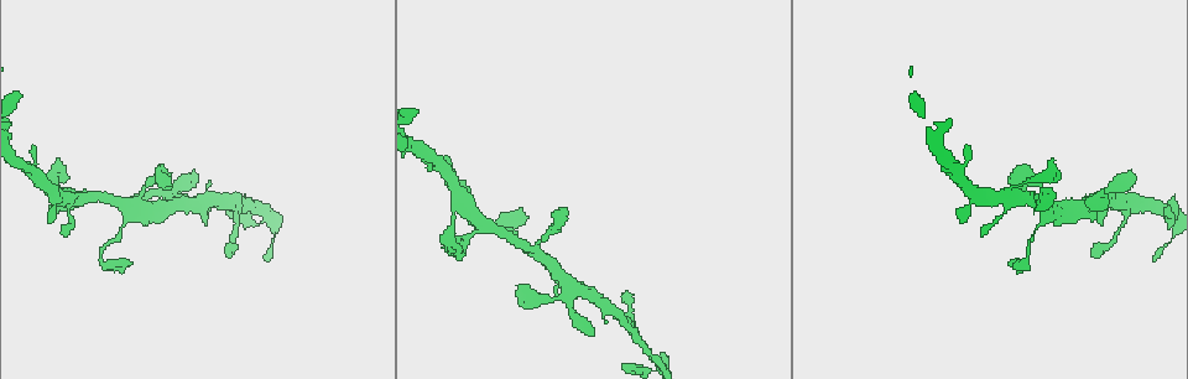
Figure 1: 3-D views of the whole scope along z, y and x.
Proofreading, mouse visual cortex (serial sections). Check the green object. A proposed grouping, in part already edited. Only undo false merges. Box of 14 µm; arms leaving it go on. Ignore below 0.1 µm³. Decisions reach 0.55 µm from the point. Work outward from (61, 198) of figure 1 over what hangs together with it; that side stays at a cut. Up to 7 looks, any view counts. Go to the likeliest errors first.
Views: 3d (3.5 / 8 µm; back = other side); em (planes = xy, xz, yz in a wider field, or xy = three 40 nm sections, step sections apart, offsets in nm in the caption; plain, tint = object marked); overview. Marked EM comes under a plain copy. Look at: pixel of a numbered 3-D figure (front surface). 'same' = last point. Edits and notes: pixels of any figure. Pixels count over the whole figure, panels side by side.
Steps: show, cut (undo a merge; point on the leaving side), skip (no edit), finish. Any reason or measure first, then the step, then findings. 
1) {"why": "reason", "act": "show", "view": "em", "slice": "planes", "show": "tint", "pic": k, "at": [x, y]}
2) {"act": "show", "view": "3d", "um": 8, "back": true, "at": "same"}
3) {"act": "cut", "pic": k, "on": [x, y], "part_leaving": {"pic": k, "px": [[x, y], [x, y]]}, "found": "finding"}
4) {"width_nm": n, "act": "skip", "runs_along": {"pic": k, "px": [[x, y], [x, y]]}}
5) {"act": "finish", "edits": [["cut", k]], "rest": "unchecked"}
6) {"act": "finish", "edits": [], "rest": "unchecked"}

{"why": "four or more arms meet", "act": "show", "view": "3d", "um": 3.5, "pic": 1, "at": [521, 241]}

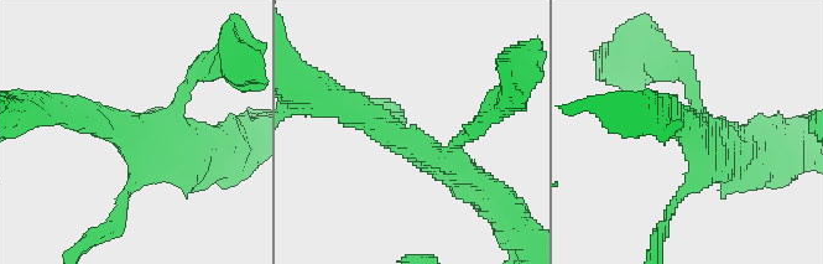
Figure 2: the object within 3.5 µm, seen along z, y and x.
{"act": "show", "view": "em", "slice": "xy", "step": 3, "show": "tint", "pic": 2, "at": [694, 138]}

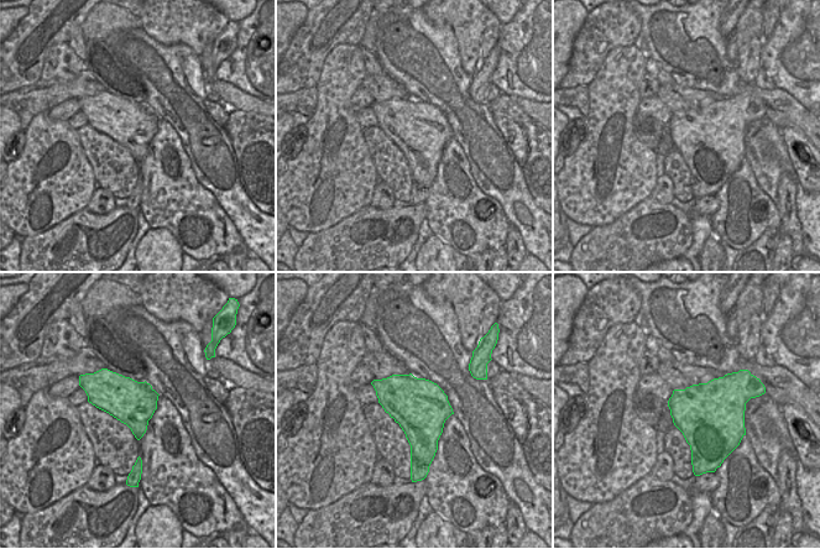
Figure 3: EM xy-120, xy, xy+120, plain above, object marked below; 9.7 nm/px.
{"arm_widths_nm": [150, 200, 350, 400], "act": "skip", "found": "one cell here"}

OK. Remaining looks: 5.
{"why": "side arm on a straight run", "act": "show", "view": "3d", "um": 8, "pic": 1, "at": [625, 323]}

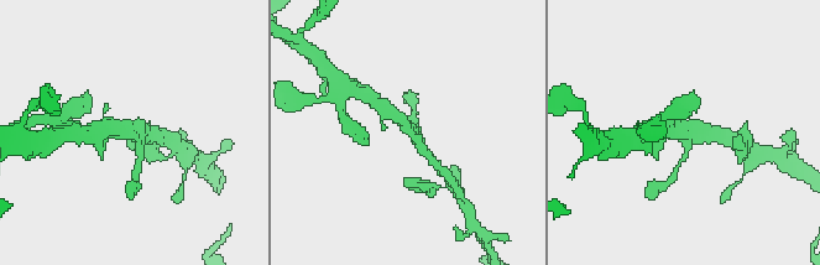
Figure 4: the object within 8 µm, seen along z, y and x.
{"arms": 3, "arm_widths_nm": [150, 300, 350], "why": "shape alone is not enough", "act": "show", "view": "em", "slice": "xy", "step": 1, "show": "tint", "pic": 4, "at": [135, 132]}

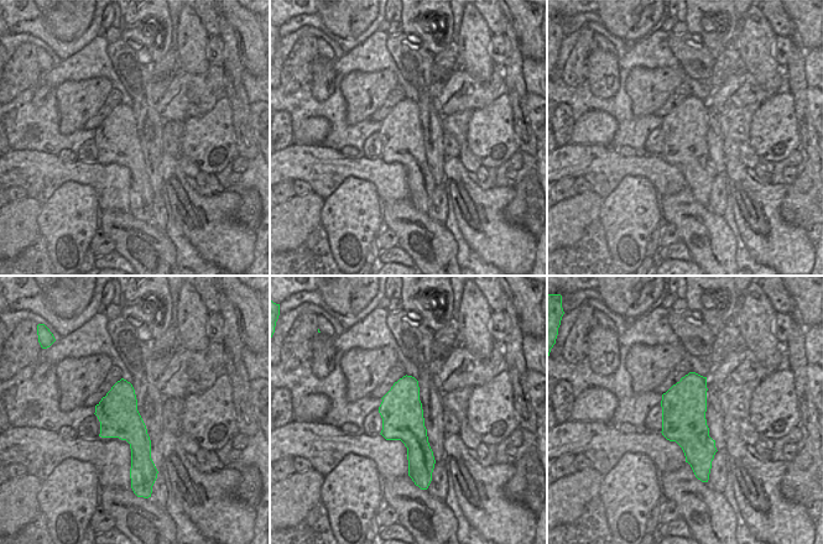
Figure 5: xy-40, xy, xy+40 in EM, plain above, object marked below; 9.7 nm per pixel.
{"act": "skip", "runs_along": {"pic": 4, "px": [[384, 107], [408, 128], [431, 157]]}, "found": "one cell here"}

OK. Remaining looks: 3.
{"why": "arms part here", "act": "show", "view": "3d", "um": 3.5, "pic": 1, "at": [664, 366]}

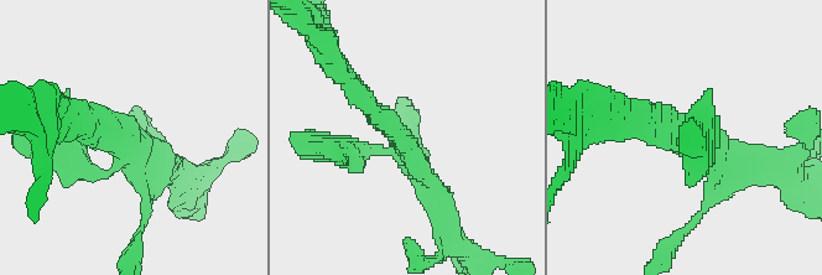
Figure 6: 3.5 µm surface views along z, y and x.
{"arms": 3, "arm_widths_nm": [150, 250, 300], "why": "shape alone is not enough", "act": "show", "view": "em", "slice": "planes", "show": "tint", "pic": 6, "at": [402, 143]}

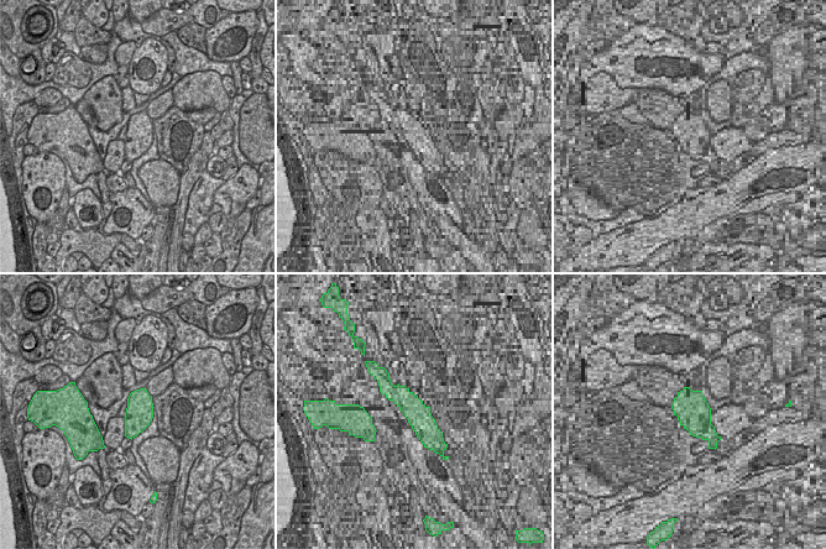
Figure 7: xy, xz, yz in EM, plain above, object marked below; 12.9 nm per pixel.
{"why": "another direction", "act": "show", "view": "em", "slice": "xy", "step": 2, "show": "tint", "at": "same"}

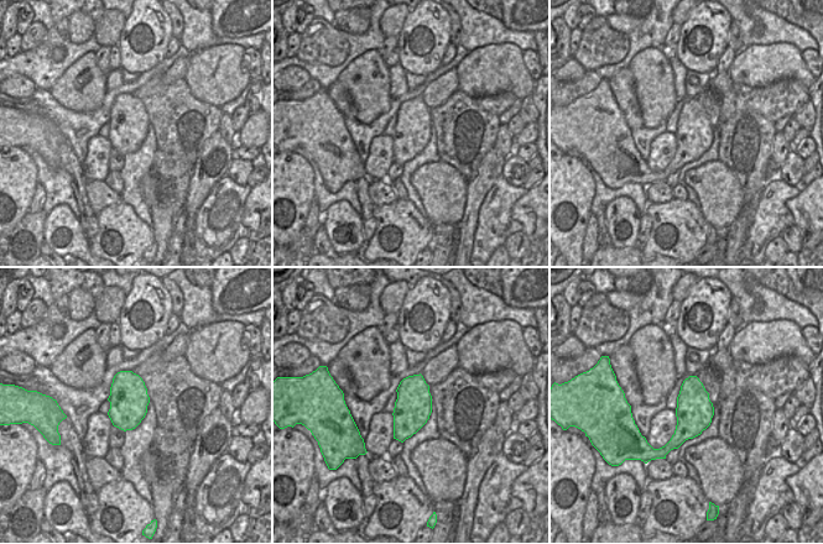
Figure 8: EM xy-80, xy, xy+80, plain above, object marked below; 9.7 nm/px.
{"act": "skip", "runs_along": {"pic": 6, "px": [[629, 119], [698, 154]]}, "found": "all the same cell"}

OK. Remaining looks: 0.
{"act": "finish", "edits": [], "rest": "unchecked"}

